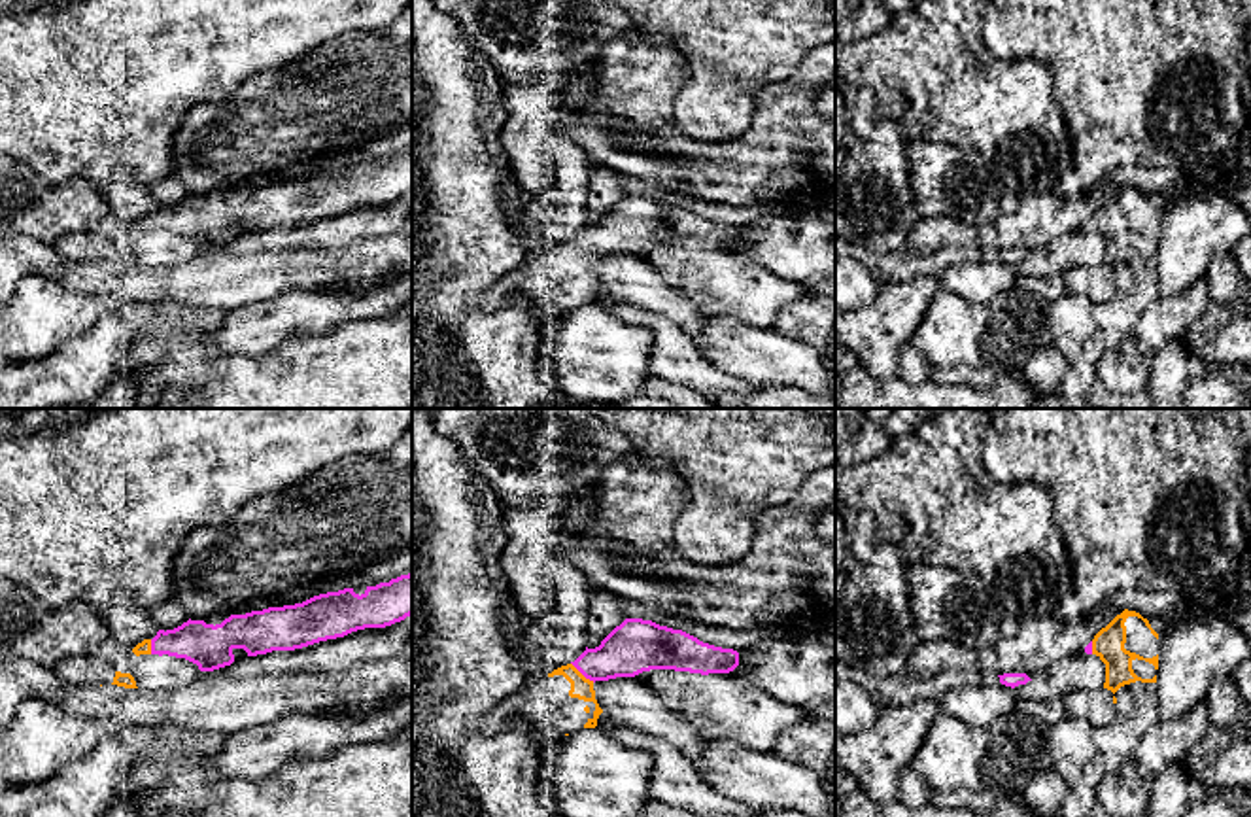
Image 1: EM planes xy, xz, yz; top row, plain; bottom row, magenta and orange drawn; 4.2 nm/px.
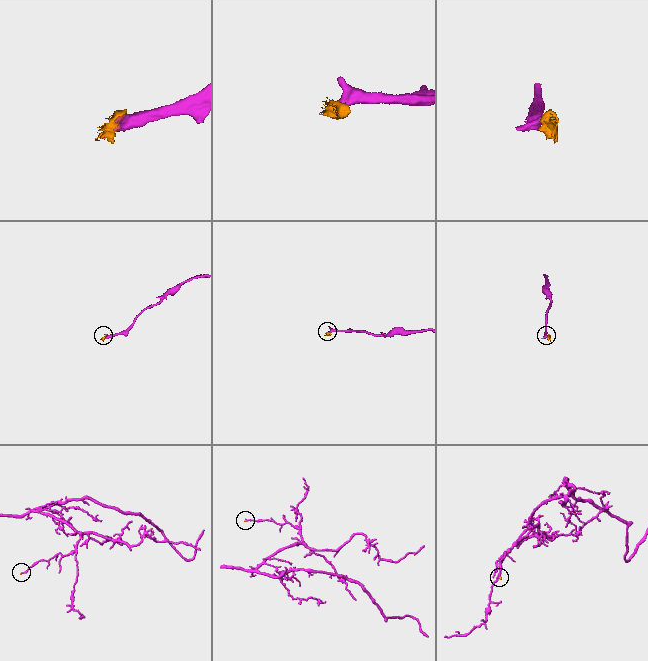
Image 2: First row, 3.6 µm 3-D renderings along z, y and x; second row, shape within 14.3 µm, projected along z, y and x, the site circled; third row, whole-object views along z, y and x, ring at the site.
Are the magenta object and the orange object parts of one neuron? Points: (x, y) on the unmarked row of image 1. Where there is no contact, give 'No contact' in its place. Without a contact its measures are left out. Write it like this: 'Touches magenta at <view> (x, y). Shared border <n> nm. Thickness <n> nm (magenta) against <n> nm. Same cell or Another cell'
Touches magenta at xz (582, 250). Shared border 130 nm. Thickness 220 nm (magenta) against 90 nm. Same cell

